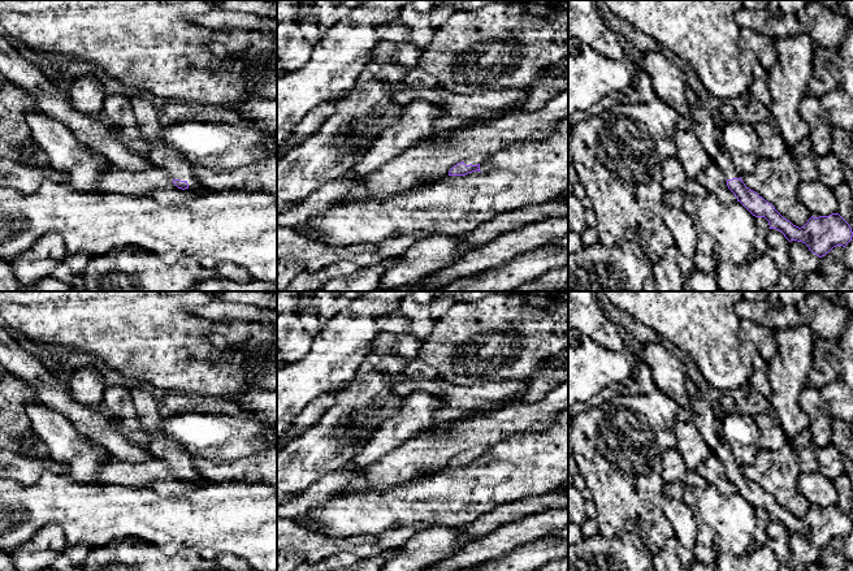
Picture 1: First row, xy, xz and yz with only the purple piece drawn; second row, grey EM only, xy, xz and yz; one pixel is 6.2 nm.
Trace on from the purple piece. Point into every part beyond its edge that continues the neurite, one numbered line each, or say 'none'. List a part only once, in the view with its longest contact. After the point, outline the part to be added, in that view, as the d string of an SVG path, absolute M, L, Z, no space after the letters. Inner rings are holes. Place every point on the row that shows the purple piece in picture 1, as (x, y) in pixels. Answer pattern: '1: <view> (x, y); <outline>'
none

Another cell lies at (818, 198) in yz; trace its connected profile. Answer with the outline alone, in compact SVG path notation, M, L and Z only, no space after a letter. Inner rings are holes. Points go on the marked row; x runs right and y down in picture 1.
M819 179L801 181L796 190L800 203L811 213L820 216L830 216L837 213L839 202L835 196L833 189L824 185Z

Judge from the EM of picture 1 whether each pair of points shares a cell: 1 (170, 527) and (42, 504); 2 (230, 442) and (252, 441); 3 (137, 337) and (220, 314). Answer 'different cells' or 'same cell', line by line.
1: same cell
2: same cell
3: different cells

